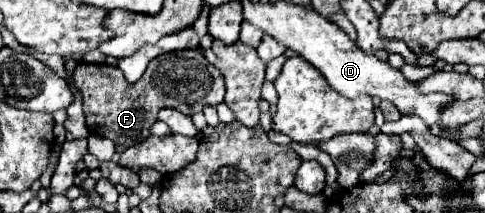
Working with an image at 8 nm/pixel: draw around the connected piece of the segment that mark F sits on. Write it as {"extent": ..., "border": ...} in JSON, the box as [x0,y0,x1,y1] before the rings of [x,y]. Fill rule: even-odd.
{"extent":[40,51,224,151],"border":[[[172,51],[150,61],[146,75],[138,83],[126,83],[122,71],[112,65],[88,65],[80,63],[72,75],[66,75],[64,59],[60,55],[42,55],[40,61],[50,65],[52,71],[62,75],[70,85],[74,85],[82,95],[86,125],[90,133],[108,137],[116,143],[116,151],[124,151],[150,135],[158,111],[172,107],[184,115],[194,115],[206,105],[216,107],[224,101],[224,79],[220,71],[206,61],[202,51]]]}

